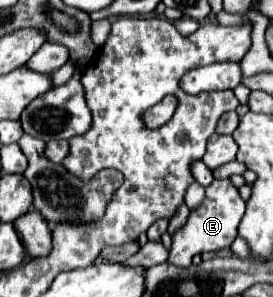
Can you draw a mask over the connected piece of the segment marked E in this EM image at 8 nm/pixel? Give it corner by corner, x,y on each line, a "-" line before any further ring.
215,178
207,188
205,188
205,200
195,208
191,210
187,222
175,230
173,234
173,244
171,244
171,250
169,250
169,264
175,264
175,266
191,266
191,260
195,254
203,254
203,252
217,252
217,250
223,250
223,248
229,248
231,242
235,240
237,236
237,228
239,228
239,222
245,214
245,202
243,198
239,196
239,190
233,186
233,182
229,178

